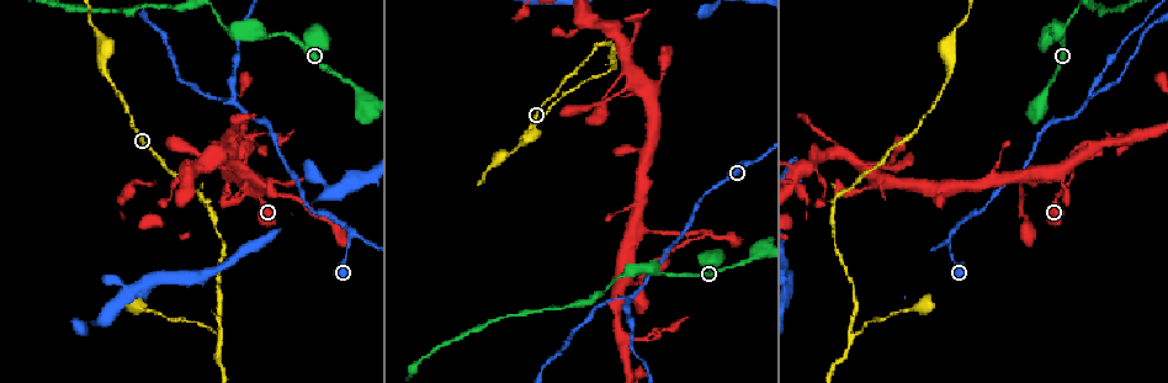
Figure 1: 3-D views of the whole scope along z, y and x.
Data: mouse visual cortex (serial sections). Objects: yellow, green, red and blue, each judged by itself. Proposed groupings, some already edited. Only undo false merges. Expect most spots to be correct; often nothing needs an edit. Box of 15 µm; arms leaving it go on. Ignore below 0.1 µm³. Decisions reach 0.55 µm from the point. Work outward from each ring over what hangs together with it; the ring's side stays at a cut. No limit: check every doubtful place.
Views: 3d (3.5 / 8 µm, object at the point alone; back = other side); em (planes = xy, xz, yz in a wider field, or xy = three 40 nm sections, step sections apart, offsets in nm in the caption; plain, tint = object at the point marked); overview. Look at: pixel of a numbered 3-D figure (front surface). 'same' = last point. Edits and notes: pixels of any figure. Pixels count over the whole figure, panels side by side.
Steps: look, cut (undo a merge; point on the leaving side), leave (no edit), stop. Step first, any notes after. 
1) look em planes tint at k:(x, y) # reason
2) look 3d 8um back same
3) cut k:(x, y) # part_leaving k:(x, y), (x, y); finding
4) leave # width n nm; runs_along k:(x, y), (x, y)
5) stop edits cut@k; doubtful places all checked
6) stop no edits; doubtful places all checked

look 3d 3.5um at 1:(350, 242) # sharp bend

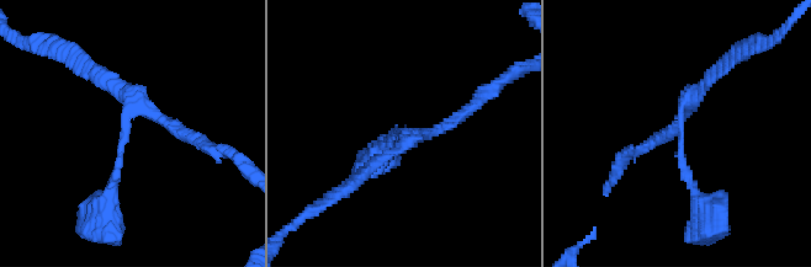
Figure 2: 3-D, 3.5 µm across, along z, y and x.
look em xy step 5 tint at 2:(679, 131) # arms 3; arm_widths 150, 150, 150 nm

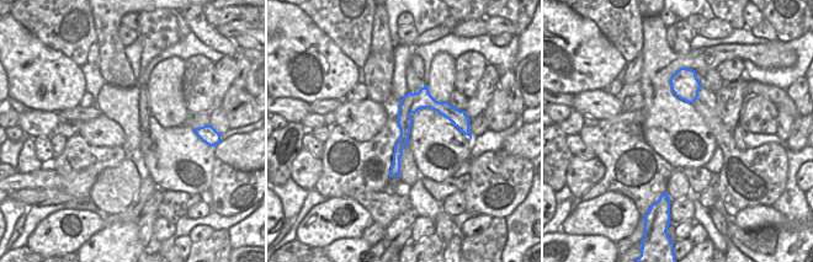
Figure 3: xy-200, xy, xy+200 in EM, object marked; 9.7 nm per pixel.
leave # one cell here

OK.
look 3d 3.5um at 1:(235, 105) # three-way junction

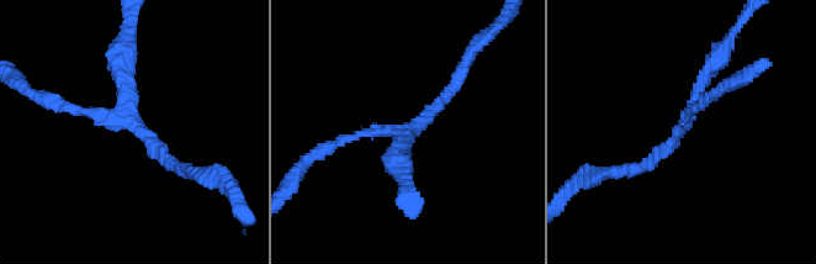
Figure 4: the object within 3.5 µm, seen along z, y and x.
look em xy step 2 tint at 4:(687, 120) # arms 3; arm_widths 150, 200, 200 nm

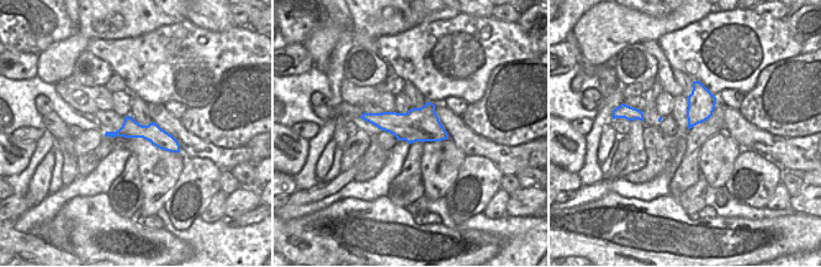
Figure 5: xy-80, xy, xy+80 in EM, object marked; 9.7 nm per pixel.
leave # runs_along 5:(118, 133), (152, 132), (176, 149); one cell here

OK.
look 3d 3.5um back at 1:(1060, 31)

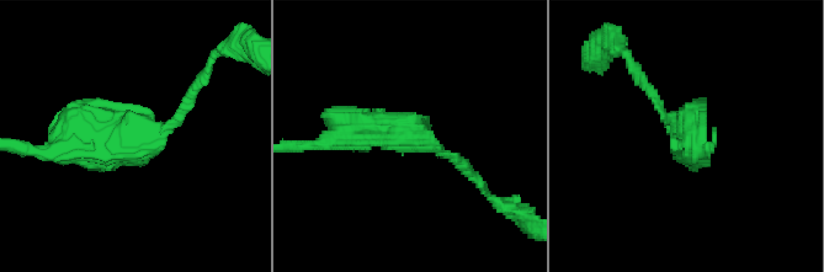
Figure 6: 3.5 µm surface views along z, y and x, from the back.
look em xy step 3 tint at 6:(409, 136) # now the EM

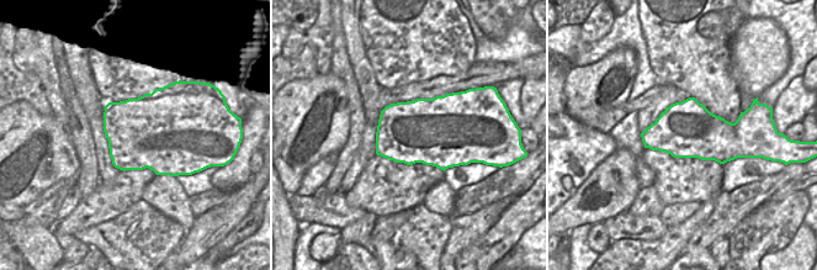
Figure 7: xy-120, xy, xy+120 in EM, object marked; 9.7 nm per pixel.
leave # arm_widths 100, 450 nm; runs_along 6:(56, 150), (158, 136), (192, 94); one cell here

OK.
look 3d 8um at 1:(851, 333) # three arms meet

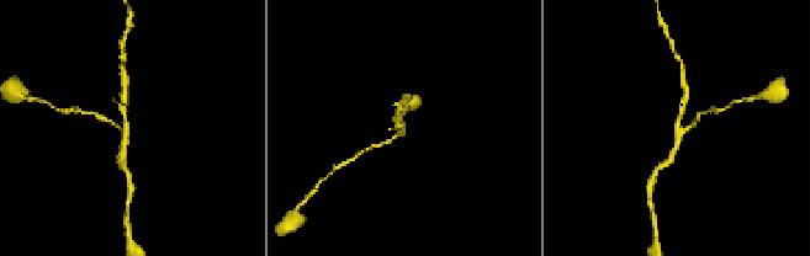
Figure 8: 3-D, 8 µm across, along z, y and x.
look 3d 3.5um at 8:(123, 133)

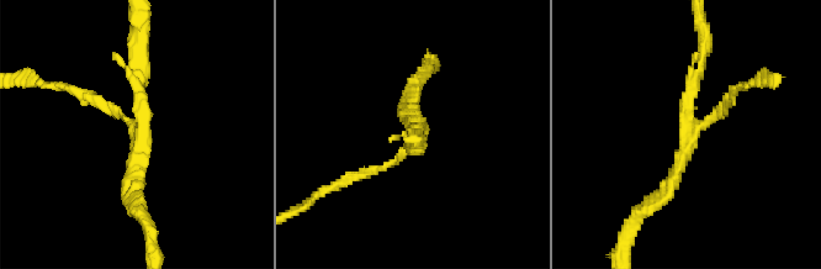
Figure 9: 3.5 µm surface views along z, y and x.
leave # arm_widths 150, 150, 200 nm; runs_along 9:(136, 48), (141, 125), (83, 94); continuous, no second cell

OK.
stop no edits; doubtful places all checked

